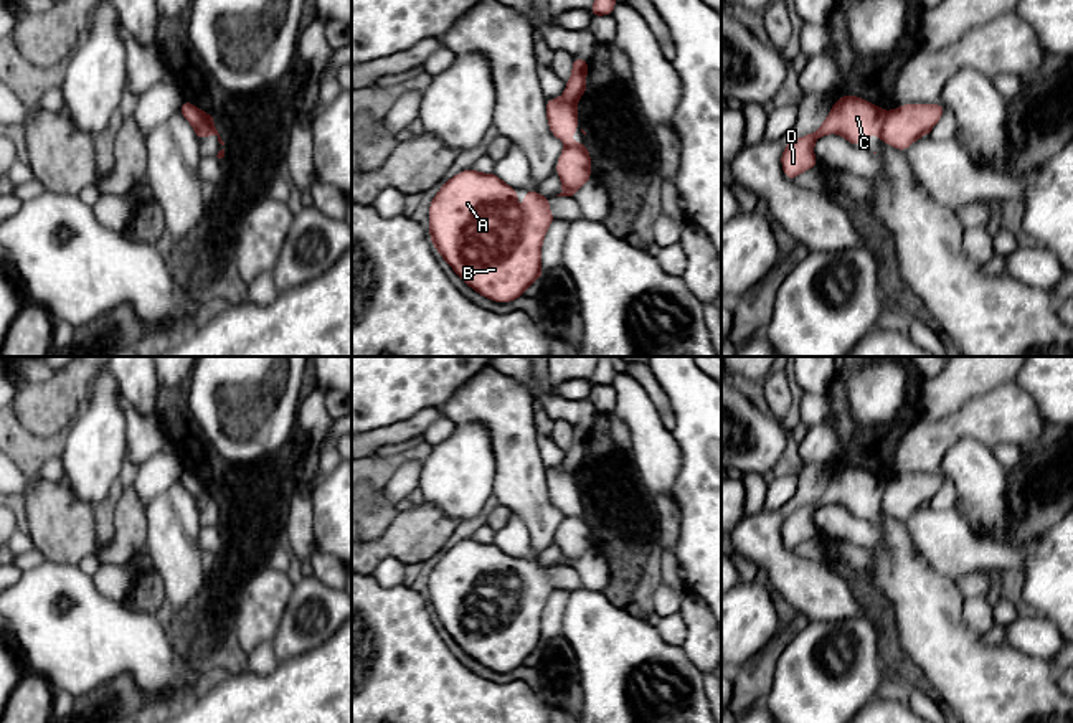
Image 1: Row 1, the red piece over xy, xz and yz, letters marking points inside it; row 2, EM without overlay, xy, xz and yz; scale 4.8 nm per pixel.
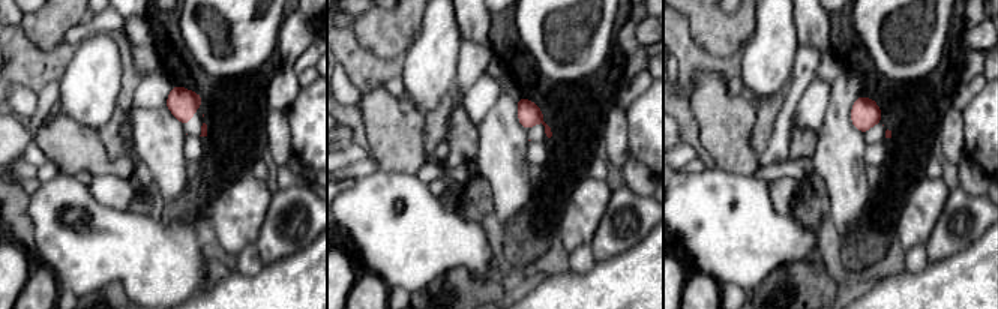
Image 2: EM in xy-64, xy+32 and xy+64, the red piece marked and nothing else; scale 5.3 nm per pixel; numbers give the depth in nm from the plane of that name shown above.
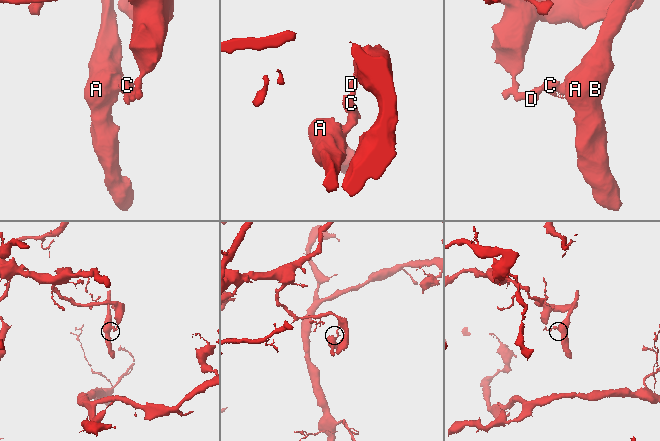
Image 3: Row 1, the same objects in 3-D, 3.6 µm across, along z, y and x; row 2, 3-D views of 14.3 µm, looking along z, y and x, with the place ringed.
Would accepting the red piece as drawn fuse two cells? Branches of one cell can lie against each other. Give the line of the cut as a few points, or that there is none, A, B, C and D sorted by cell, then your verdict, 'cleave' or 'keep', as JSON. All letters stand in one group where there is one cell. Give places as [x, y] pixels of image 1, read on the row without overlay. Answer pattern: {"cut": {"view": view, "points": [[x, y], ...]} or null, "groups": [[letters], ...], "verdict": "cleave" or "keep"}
{"cut": {"view": "yz", "points": [[888, 482], [880, 507]]}, "groups": [["A", "B"], ["C", "D"]], "verdict": "cleave"}

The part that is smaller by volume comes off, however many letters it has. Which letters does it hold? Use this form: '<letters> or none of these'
A, B

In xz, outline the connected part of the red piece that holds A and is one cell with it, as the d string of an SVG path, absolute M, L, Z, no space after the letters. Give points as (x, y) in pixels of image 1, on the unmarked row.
M464 540L446 550L429 574L429 604L442 629L467 655L494 672L510 672L523 665L540 645L541 612L555 586L550 566L527 560L525 574L517 576L517 558L495 543Z

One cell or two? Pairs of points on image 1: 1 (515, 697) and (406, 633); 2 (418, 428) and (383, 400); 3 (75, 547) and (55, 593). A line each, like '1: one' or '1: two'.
1: one
2: two
3: two

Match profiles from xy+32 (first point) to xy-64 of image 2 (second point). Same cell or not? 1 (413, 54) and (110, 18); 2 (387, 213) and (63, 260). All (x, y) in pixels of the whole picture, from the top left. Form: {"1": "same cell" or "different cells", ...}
{"1": "different cells", "2": "same cell"}

